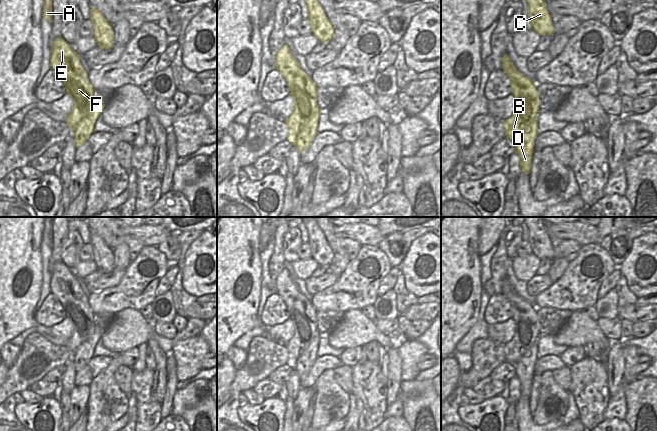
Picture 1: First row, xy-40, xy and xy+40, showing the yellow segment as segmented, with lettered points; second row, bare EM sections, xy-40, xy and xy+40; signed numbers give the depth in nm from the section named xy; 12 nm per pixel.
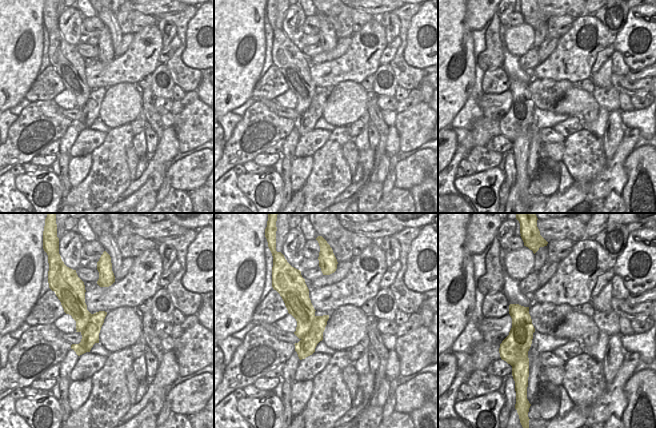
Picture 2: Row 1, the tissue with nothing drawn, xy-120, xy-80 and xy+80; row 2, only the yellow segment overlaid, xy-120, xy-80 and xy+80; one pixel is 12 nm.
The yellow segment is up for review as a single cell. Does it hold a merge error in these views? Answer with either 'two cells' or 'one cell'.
two cells

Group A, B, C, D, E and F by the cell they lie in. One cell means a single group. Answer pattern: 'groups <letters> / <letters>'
groups A B D E F / C

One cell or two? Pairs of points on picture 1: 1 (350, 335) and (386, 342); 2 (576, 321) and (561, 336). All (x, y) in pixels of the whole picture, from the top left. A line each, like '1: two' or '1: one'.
1: one
2: one

